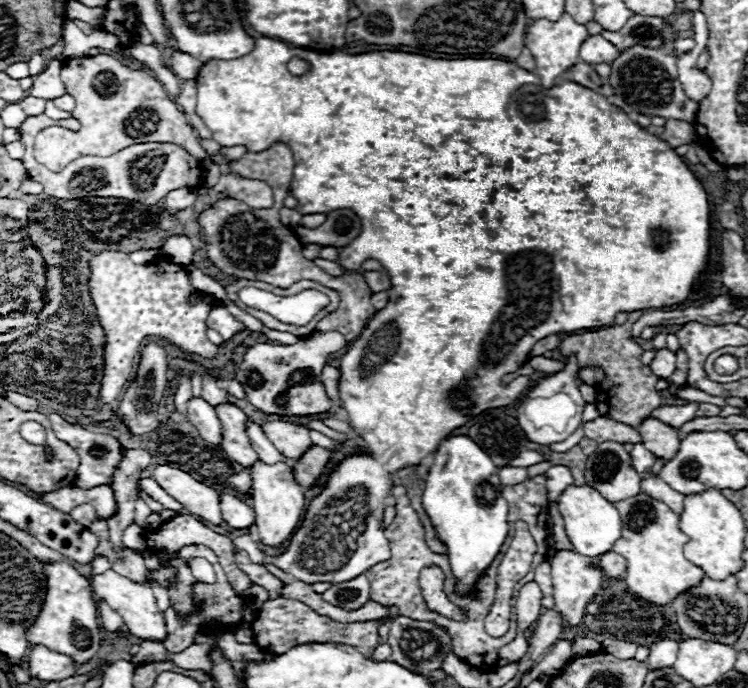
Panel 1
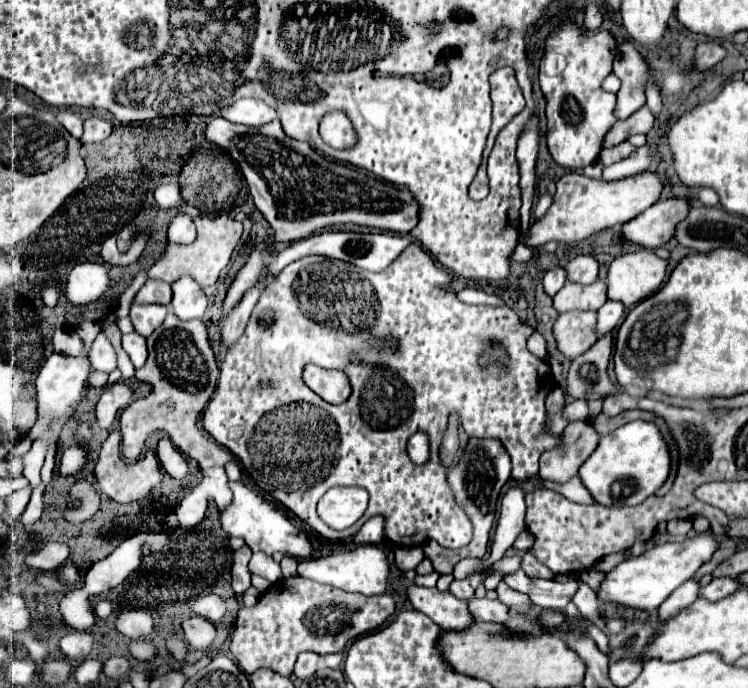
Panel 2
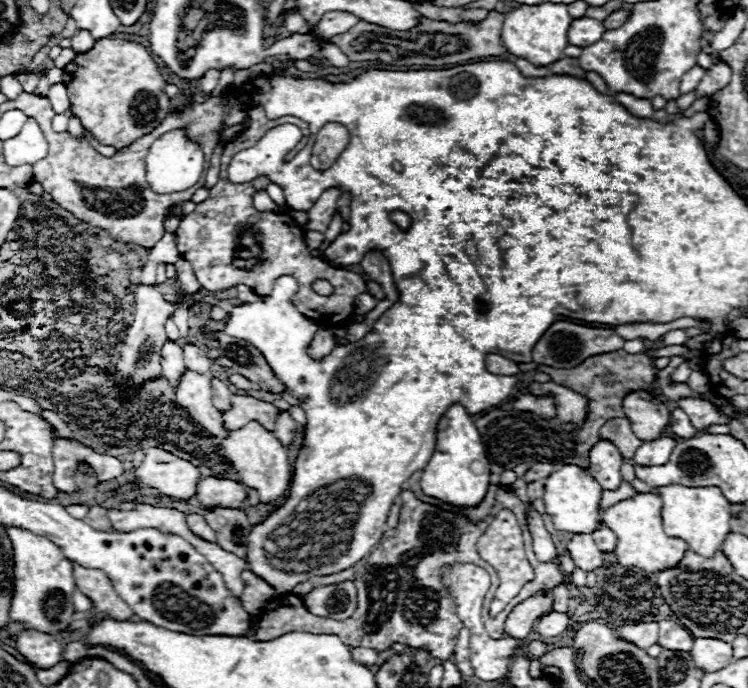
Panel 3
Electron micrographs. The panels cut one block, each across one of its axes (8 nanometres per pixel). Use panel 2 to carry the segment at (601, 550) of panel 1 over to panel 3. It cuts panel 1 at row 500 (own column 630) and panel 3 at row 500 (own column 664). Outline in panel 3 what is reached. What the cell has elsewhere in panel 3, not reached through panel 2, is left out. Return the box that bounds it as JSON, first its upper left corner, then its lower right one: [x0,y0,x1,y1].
[542,464,600,532]

